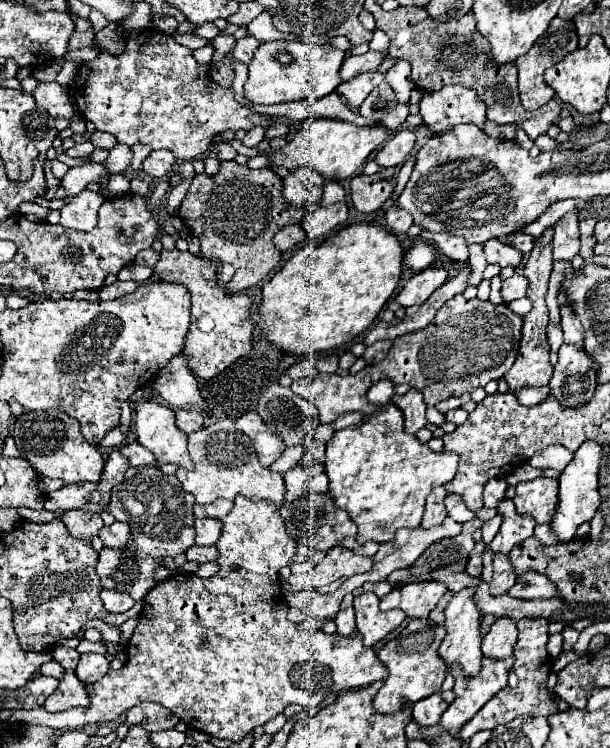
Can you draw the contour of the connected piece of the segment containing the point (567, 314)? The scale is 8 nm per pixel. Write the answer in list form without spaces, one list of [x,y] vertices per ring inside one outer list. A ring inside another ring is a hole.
[[[561,291],[557,295],[559,301],[559,311],[561,311],[561,327],[565,331],[565,341],[567,343],[577,343],[579,347],[583,347],[583,327],[577,319],[577,315],[573,313],[573,307],[563,307],[563,303],[567,303],[567,293]]]

